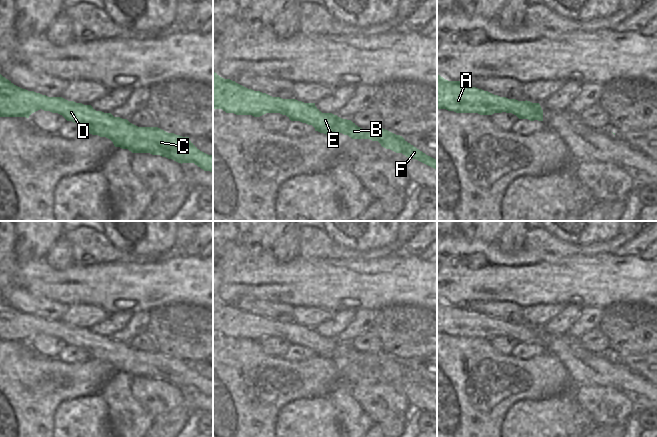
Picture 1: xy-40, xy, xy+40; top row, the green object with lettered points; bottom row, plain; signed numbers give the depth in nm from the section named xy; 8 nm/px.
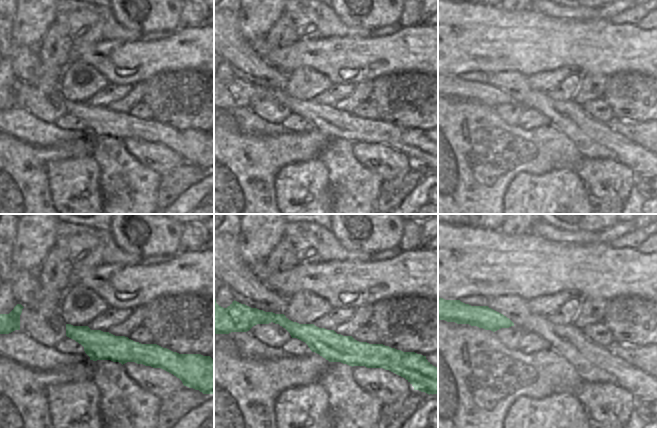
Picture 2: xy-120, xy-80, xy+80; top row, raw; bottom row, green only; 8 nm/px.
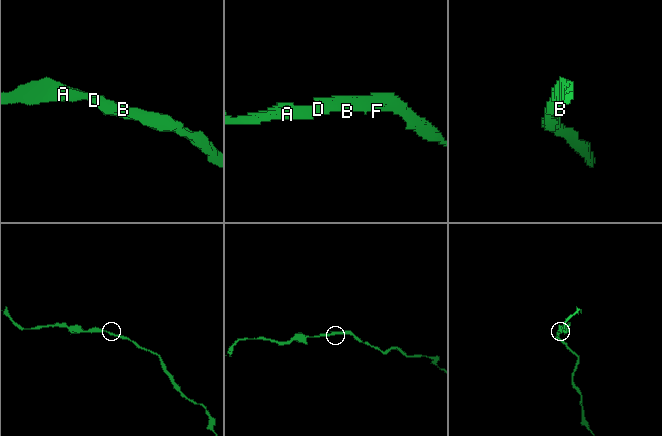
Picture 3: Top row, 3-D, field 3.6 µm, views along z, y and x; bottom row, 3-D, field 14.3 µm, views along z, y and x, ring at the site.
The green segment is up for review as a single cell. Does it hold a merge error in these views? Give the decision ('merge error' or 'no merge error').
no merge error

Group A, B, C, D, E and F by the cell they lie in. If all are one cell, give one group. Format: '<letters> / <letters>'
A B C D E F

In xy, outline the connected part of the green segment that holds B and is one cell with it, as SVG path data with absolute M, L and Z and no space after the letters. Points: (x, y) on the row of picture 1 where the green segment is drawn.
M213 71L213 109L222 109L236 115L260 117L266 113L280 113L291 121L312 125L315 131L336 137L340 133L352 139L378 141L382 147L402 153L437 169L434 159L410 143L402 136L386 129L362 129L351 120L342 119L332 113L322 113L315 103L304 103L296 99L272 97L260 91L248 89L235 81L224 79Z

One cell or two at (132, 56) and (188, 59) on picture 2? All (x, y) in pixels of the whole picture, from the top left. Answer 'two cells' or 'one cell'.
one cell

